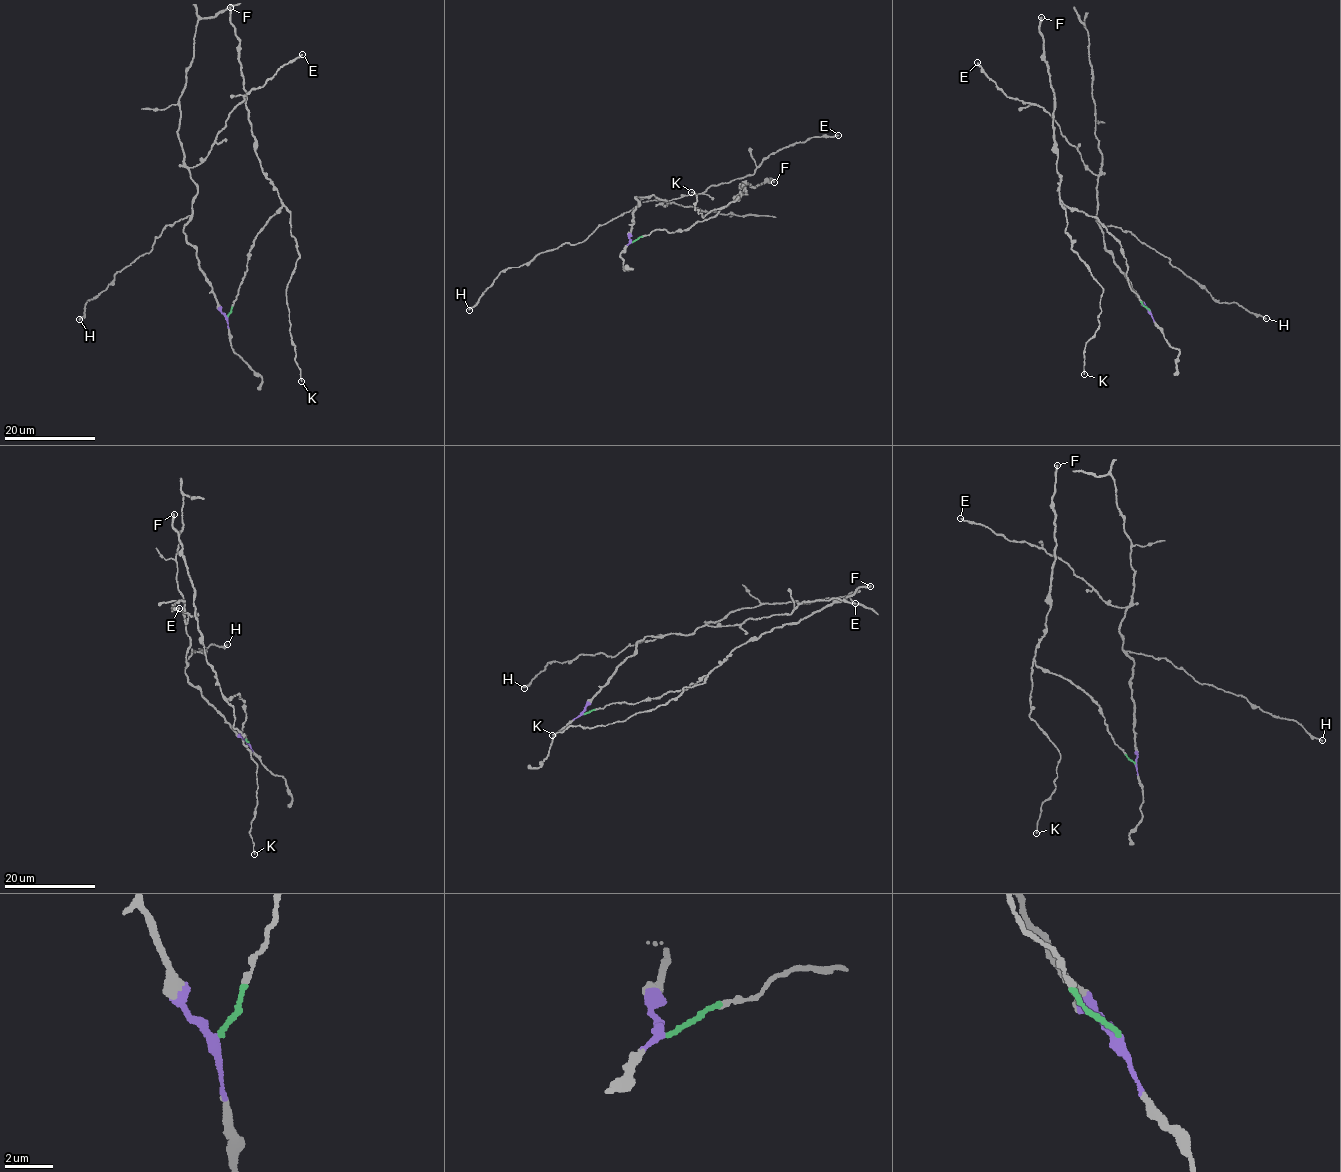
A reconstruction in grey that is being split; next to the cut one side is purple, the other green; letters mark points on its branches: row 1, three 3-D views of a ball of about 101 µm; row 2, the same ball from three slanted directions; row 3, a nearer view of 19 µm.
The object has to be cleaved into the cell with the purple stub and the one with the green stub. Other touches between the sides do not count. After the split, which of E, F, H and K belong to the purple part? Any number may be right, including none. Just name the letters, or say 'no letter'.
E, H

